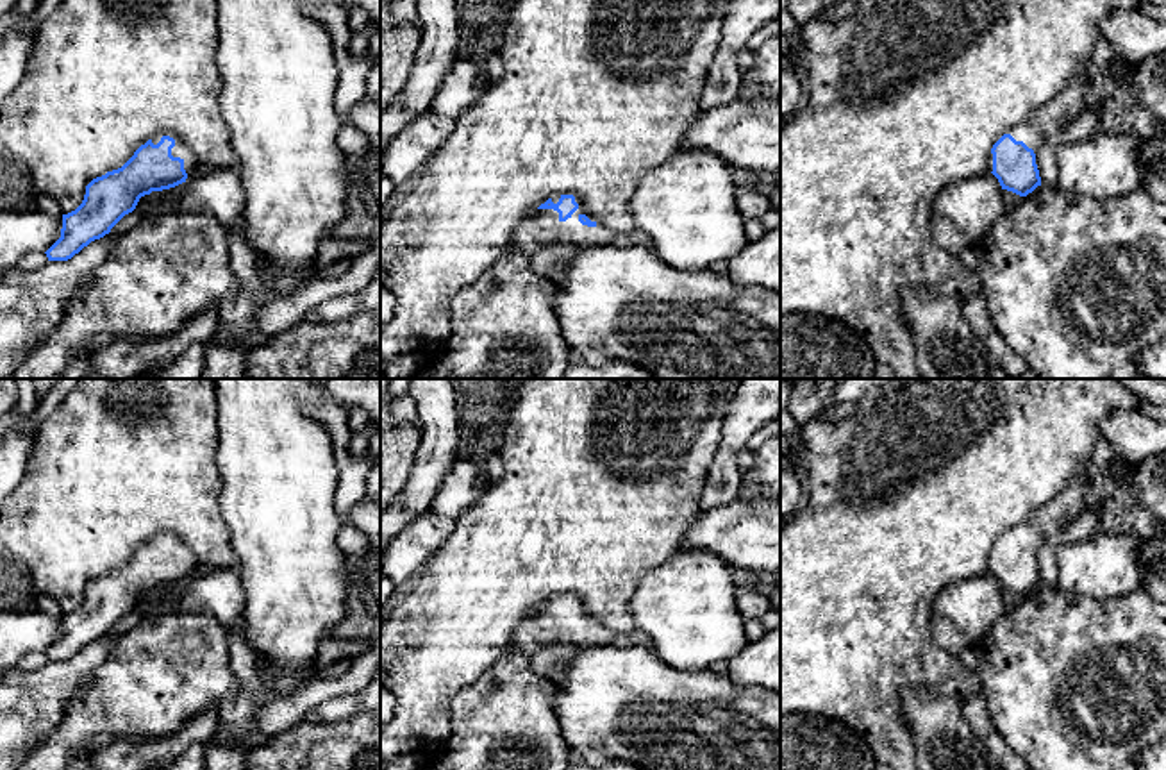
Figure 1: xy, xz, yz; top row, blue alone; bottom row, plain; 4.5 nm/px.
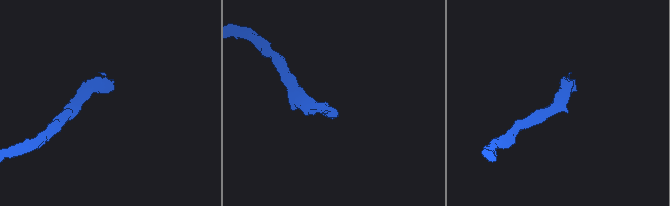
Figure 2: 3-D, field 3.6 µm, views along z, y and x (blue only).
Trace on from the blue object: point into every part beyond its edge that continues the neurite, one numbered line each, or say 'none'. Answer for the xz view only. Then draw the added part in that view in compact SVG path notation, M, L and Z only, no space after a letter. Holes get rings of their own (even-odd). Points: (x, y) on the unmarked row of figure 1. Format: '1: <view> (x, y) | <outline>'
1: xz (541, 627) | M573 595L575 597L575 595ZM575 597L579 609L566 620L559 620L559 613L554 609L534 609L530 611L523 622L518 625L511 645L504 650L504 657L523 654L532 657L550 645L562 645L570 650L580 650L587 647L602 647L602 645L648 645L652 641L646 632L636 629L629 634L618 634L600 624L595 627L582 625L579 622L580 615L586 615L591 622L595 622L584 609L584 604L579 597Z

